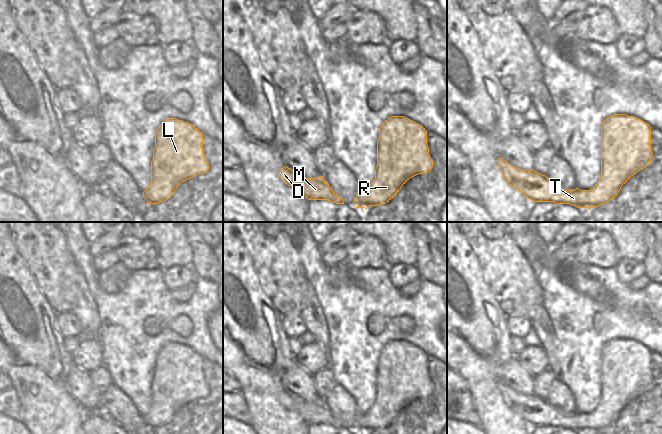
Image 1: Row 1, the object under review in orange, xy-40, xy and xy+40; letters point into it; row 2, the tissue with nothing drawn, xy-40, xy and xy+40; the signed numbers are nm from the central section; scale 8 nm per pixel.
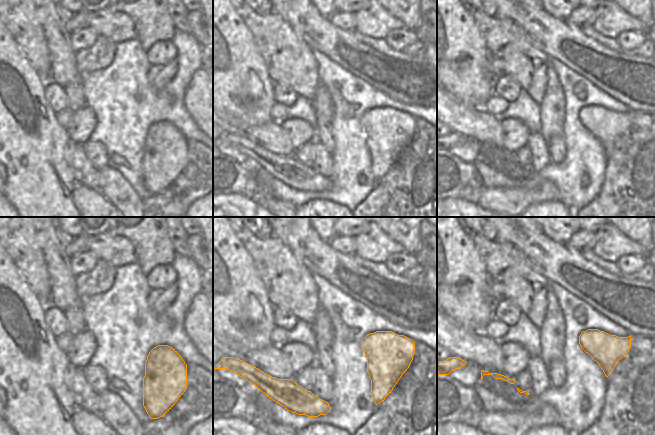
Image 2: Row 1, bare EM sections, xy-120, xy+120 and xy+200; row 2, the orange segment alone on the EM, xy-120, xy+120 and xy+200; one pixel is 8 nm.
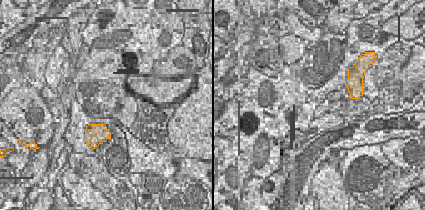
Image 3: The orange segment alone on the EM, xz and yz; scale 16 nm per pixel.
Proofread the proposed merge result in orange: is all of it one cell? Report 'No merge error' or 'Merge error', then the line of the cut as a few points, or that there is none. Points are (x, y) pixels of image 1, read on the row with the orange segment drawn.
No merge error. No split.

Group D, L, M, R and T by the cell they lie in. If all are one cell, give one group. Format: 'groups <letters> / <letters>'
groups D L M R T

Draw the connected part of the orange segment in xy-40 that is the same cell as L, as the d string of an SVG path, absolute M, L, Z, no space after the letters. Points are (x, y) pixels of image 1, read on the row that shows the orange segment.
M168 118L155 135L151 183L143 197L147 204L164 202L182 182L208 169L201 132L188 122Z

